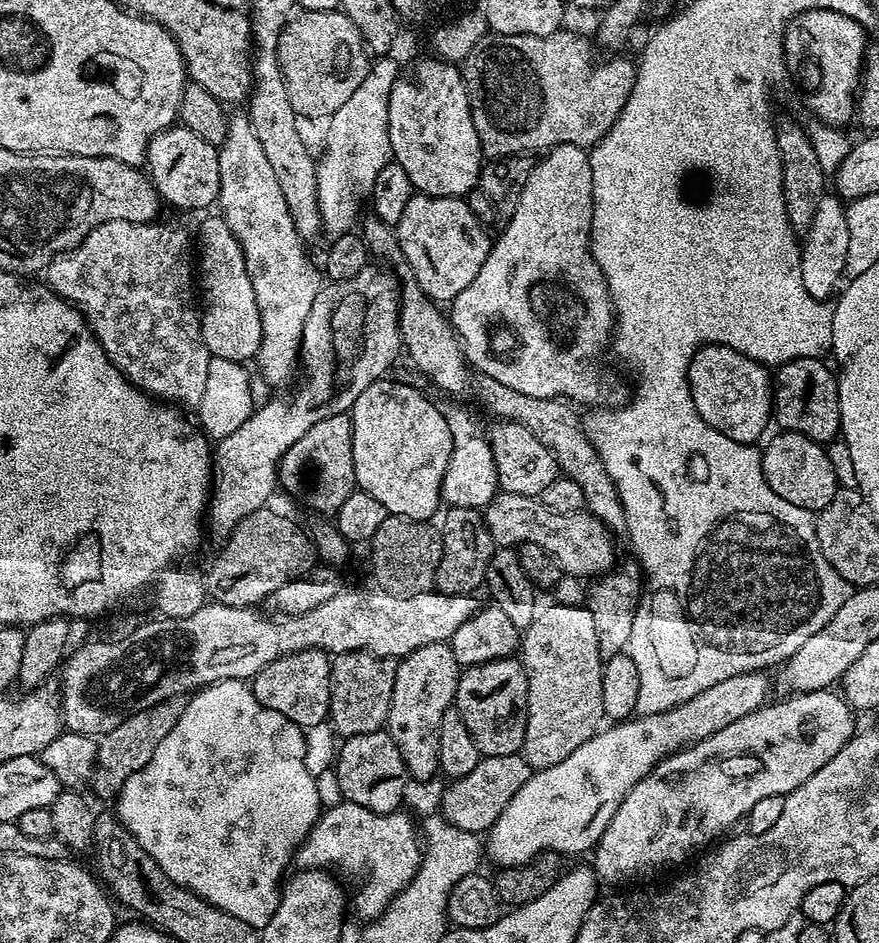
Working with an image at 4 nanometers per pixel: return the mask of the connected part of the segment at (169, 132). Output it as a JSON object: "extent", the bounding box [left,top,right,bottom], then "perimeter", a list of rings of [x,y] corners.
{"extent":[146,126,220,208],"perimeter":[[[183,126],[166,128],[149,142],[146,172],[156,188],[157,197],[165,205],[208,208],[220,199],[217,145],[206,142]]]}

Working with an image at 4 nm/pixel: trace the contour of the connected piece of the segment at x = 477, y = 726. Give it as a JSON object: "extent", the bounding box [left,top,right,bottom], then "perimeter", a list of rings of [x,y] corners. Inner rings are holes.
{"extent":[454,659,528,757],"perimeter":[[[519,659],[495,660],[464,668],[456,683],[454,707],[459,712],[481,757],[514,756],[524,747],[528,717],[528,679]]]}

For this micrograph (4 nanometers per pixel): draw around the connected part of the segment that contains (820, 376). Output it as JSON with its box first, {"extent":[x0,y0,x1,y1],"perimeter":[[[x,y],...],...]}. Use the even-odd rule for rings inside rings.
{"extent":[772,358,840,446],"perimeter":[[[794,358],[779,365],[774,372],[772,410],[774,420],[785,432],[797,432],[823,446],[840,436],[838,376],[820,358]]]}

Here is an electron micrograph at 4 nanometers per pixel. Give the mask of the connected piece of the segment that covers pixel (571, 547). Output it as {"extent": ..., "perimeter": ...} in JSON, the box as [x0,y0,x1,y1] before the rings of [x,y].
{"extent":[482,492,617,578],"perimeter":[[[500,492],[483,509],[482,515],[484,525],[496,546],[536,544],[546,550],[546,554],[559,566],[561,573],[599,578],[617,563],[616,548],[612,545],[613,533],[607,524],[587,510],[574,514],[554,514],[546,510],[546,506],[537,497]]]}

